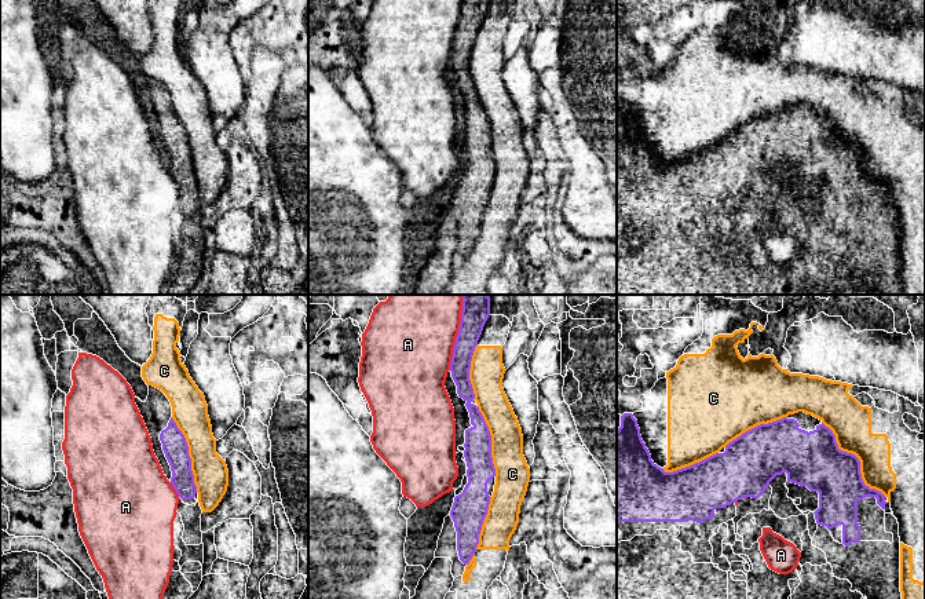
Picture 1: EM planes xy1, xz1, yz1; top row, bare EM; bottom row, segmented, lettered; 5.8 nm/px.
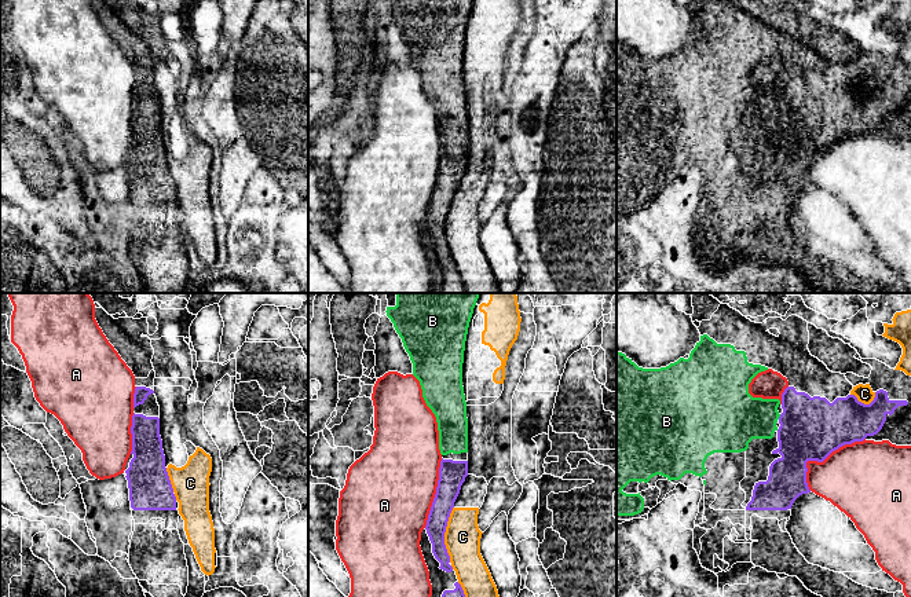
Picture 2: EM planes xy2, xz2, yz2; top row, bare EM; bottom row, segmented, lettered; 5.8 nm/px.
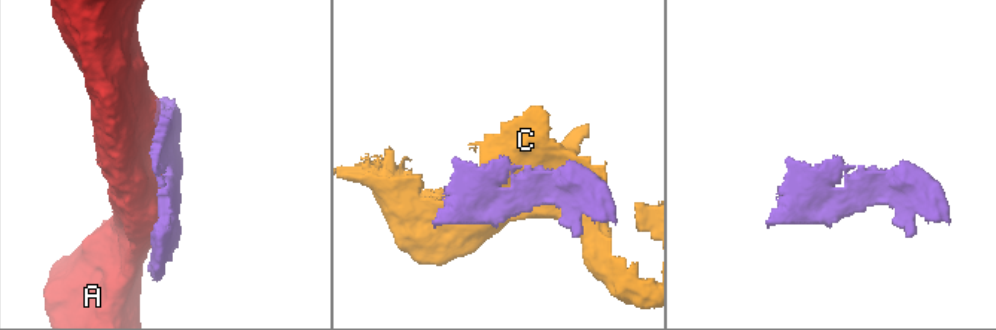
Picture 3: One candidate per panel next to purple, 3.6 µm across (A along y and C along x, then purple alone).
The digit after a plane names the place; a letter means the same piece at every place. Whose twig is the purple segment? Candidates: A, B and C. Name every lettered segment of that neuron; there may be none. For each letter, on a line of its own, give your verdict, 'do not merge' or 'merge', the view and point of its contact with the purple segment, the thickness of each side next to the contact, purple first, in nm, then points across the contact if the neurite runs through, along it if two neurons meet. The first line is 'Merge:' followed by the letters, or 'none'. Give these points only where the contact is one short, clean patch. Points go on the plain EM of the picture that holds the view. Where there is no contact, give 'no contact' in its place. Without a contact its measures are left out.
Merge: B
A: do not merge; meets purple in yz2 at (822, 153); 360 nm thick on the purple side, 440 nm on the other
B: merge; meets purple in yz2 at (779, 109); 360 nm thick on the purple side, 300 nm on the other
C: do not merge; meets purple in yz1 at (858, 150); 300 nm thick on the purple side, 240 nm on the other

